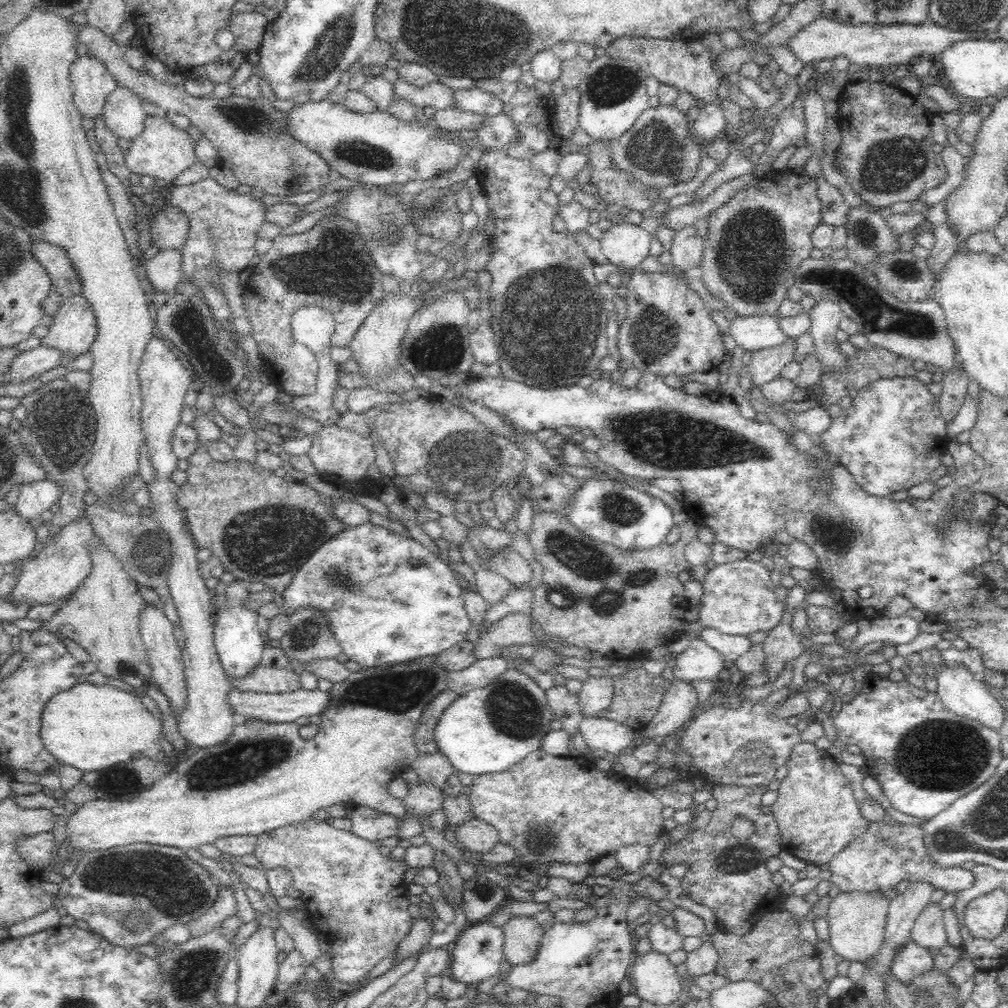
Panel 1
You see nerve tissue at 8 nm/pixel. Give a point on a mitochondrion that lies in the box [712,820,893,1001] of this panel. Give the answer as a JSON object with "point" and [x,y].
{"point":[737,860]}

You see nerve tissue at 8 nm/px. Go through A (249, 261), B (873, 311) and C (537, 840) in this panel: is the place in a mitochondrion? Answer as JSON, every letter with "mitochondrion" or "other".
{"A":"other","B":"mitochondrion","C":"mitochondrion"}

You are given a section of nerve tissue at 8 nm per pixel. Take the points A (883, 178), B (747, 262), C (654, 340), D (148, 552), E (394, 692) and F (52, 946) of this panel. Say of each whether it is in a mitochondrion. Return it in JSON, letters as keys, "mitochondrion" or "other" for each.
{"A":"mitochondrion","B":"mitochondrion","C":"mitochondrion","D":"mitochondrion","E":"mitochondrion","F":"other"}

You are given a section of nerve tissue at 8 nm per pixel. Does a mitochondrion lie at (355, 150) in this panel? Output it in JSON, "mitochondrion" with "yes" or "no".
{"mitochondrion":"yes"}

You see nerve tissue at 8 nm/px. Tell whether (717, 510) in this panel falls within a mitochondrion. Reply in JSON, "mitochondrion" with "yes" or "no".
{"mitochondrion":"no"}

